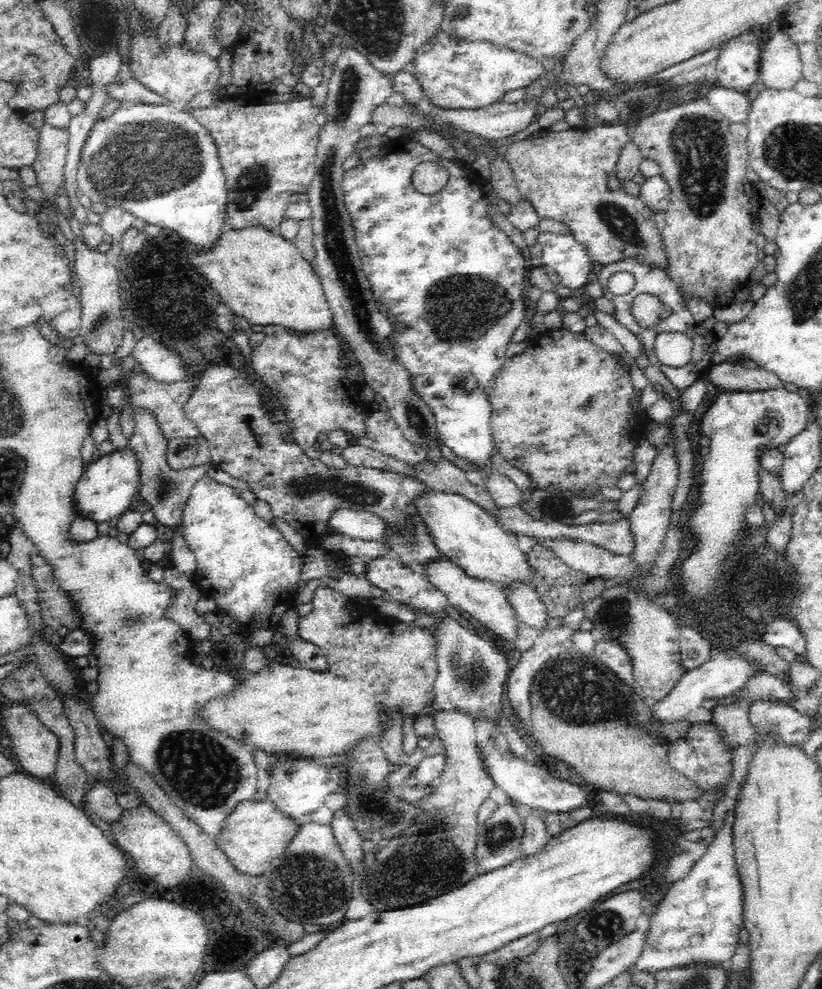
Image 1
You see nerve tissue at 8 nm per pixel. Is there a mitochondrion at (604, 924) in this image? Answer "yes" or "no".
yes

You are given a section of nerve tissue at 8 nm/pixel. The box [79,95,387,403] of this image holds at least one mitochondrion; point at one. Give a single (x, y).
(152, 159)

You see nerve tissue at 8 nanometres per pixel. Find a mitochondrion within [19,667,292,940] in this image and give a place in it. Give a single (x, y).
(204, 773)

